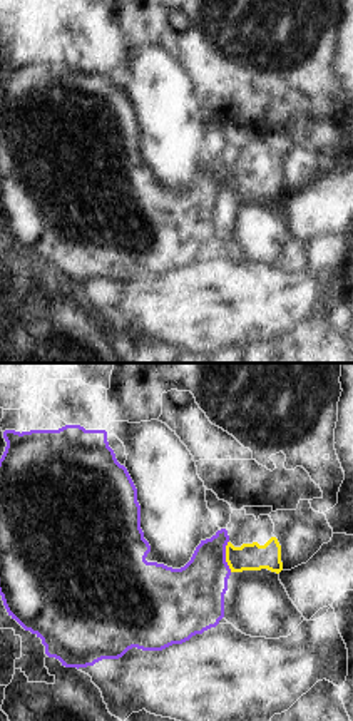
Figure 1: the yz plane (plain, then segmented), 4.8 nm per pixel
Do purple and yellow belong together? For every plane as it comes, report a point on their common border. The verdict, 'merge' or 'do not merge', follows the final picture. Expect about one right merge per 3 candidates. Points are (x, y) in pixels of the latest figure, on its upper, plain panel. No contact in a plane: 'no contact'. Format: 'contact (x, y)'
contact (225, 181)

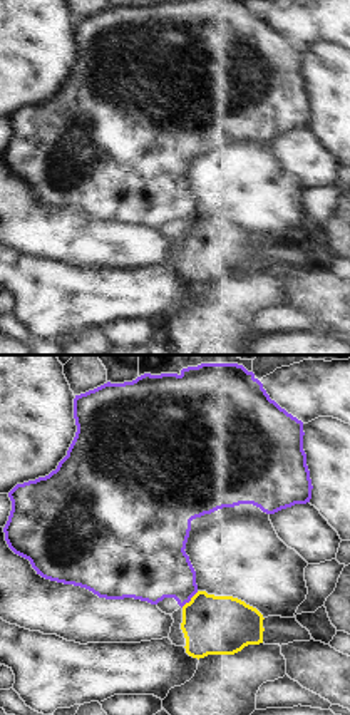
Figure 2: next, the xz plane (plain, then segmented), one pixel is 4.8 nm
contact (190, 225)

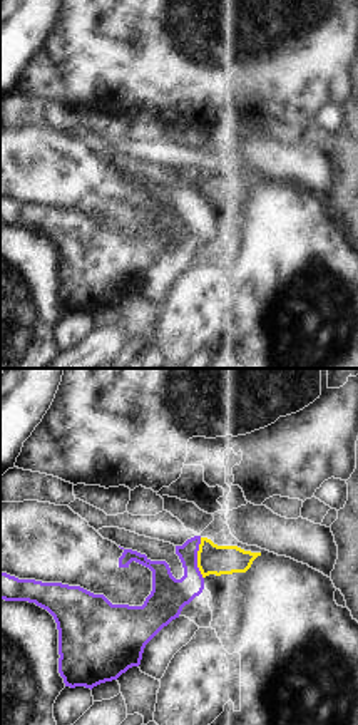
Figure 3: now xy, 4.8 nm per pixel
contact (196, 183)

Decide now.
do not merge

